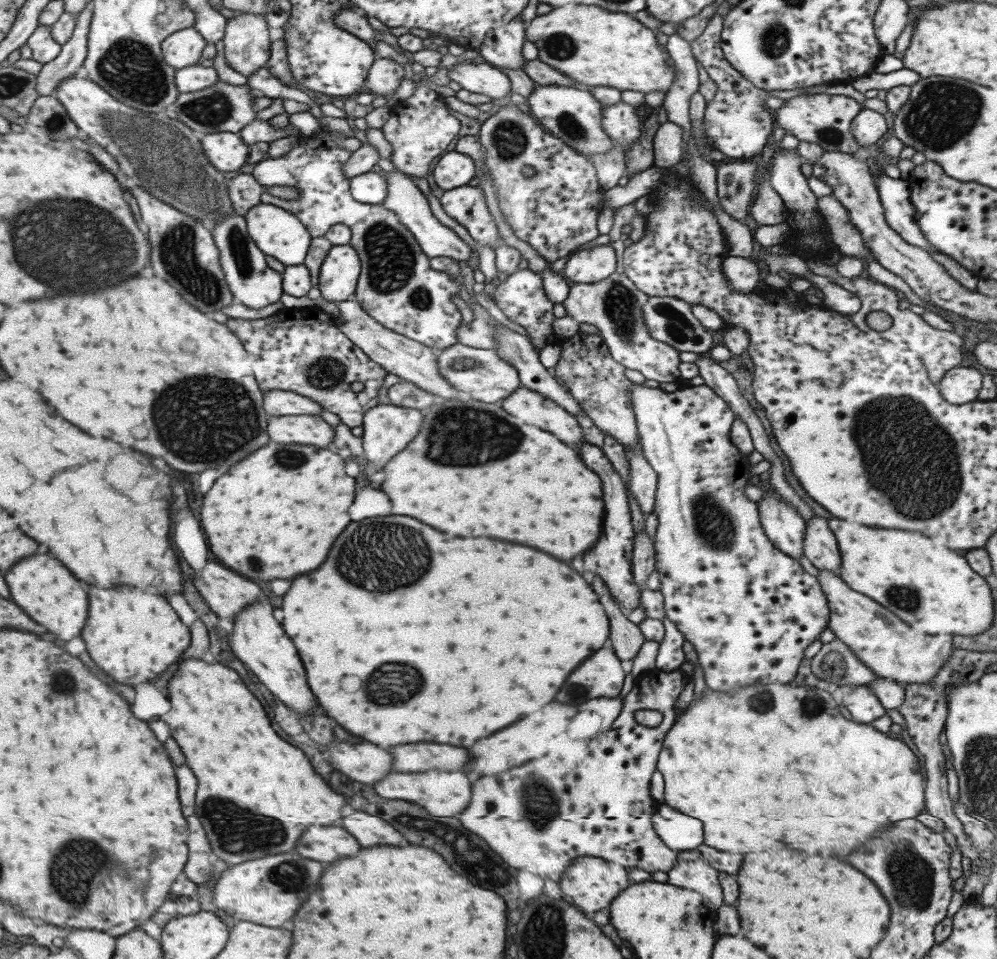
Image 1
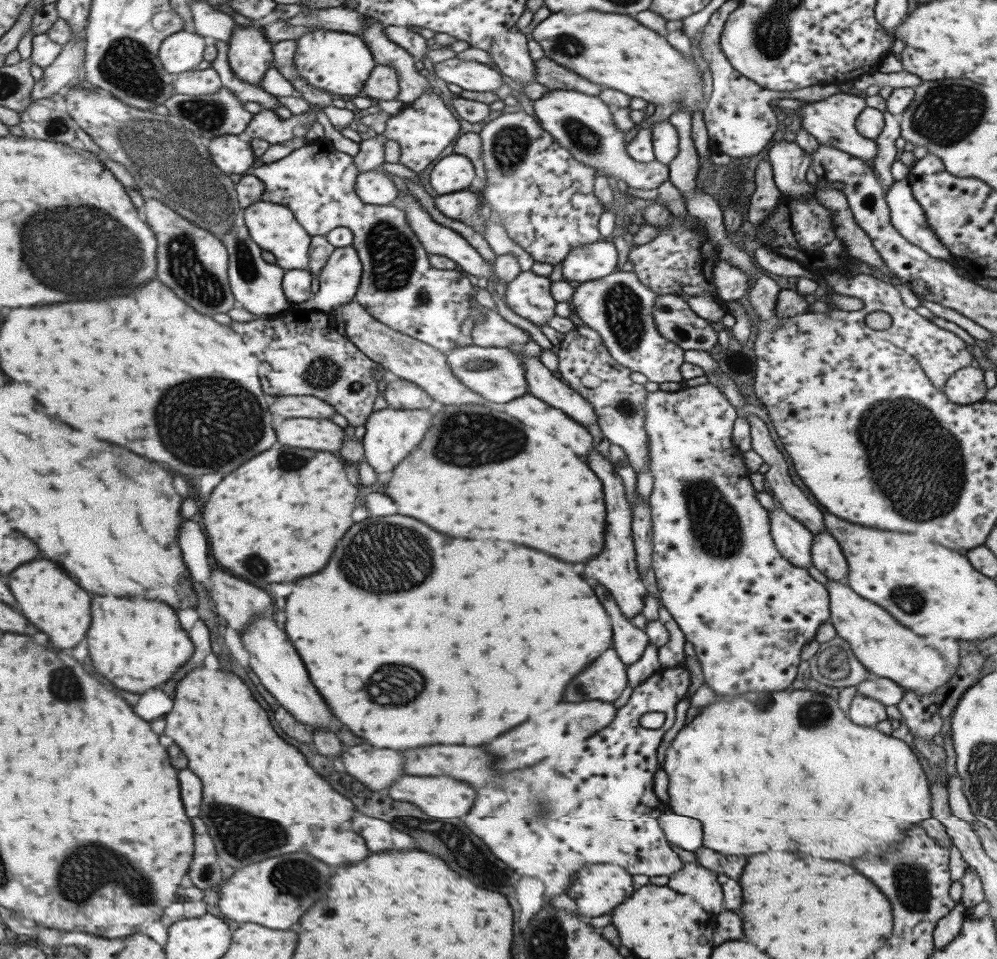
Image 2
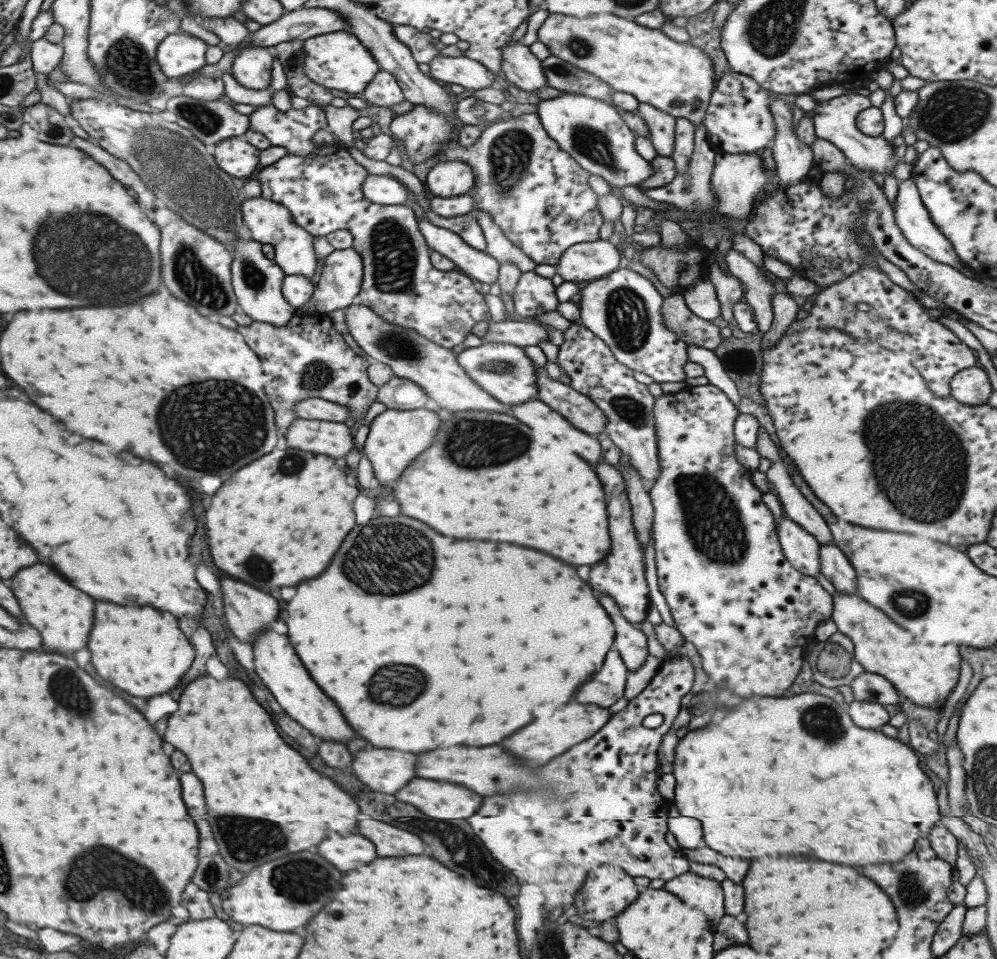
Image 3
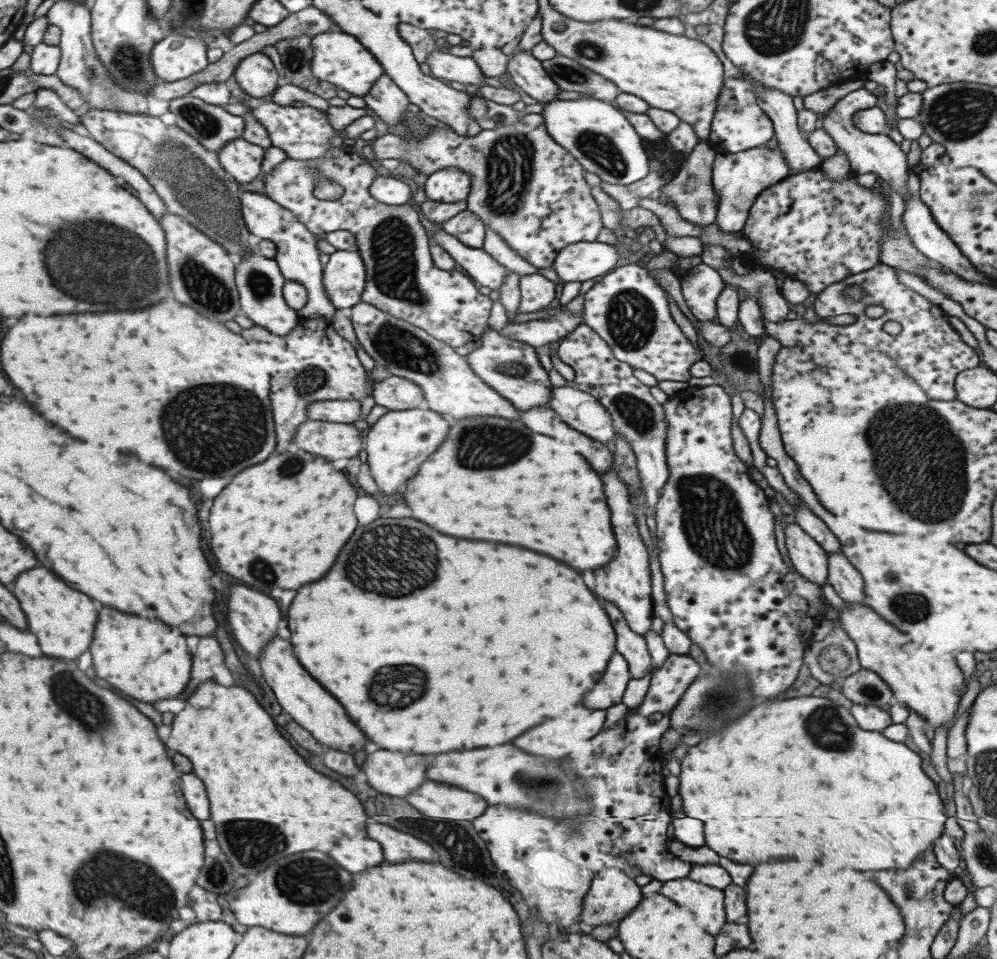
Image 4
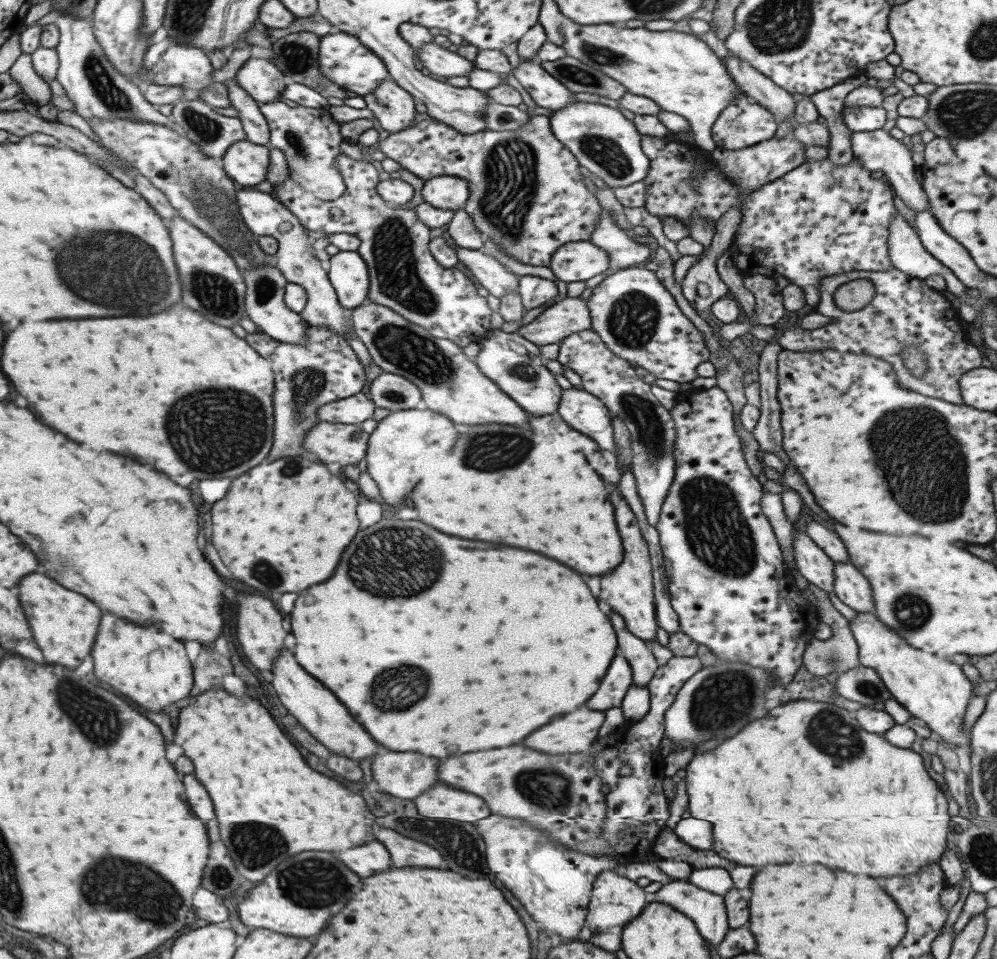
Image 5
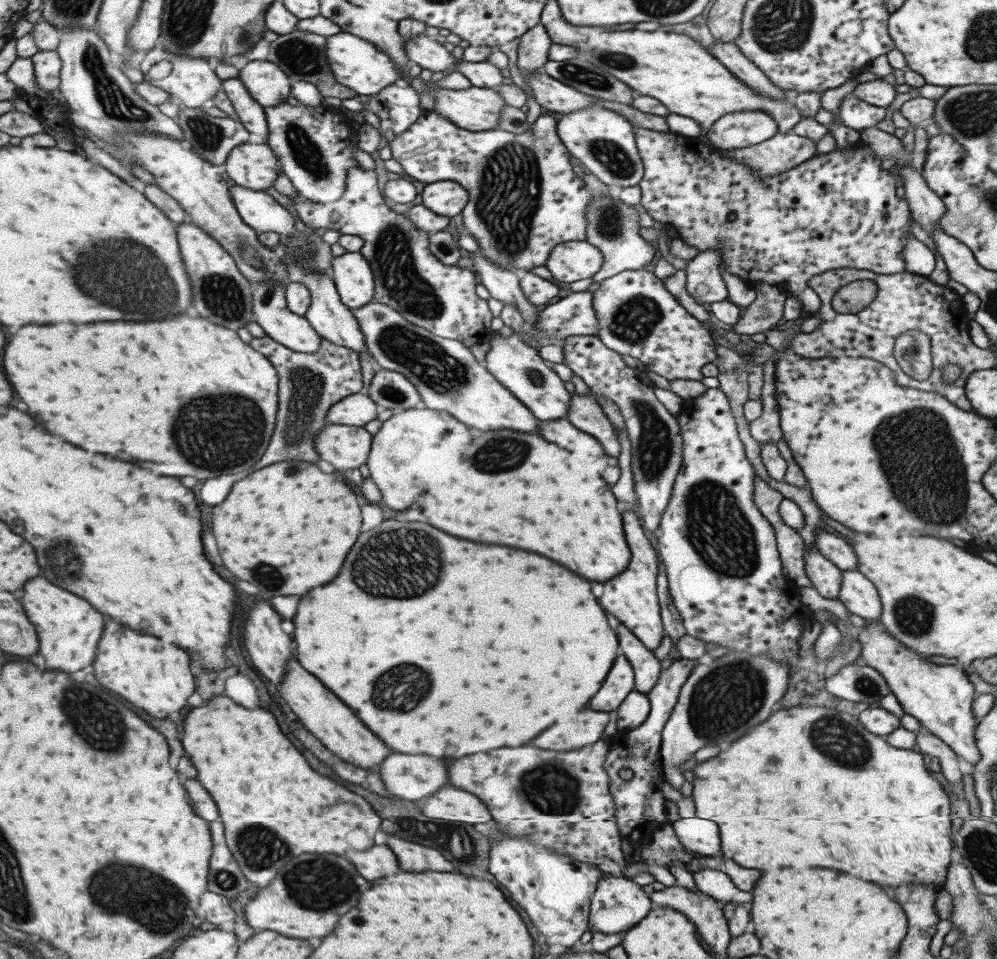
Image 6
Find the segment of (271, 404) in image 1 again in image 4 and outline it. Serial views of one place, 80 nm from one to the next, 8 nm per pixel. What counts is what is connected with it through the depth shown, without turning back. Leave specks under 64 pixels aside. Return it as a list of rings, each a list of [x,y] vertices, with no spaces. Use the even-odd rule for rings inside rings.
[[[323,401],[307,406],[306,415],[311,420],[351,424],[359,419],[359,401]]]

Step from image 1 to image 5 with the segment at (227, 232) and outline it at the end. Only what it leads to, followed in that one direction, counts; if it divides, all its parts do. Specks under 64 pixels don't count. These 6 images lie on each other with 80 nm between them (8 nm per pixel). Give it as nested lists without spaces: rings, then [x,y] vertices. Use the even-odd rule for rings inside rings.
[[[267,263],[263,265],[263,268],[247,270],[243,274],[245,281],[248,282],[246,311],[248,312],[248,317],[254,322],[258,330],[278,341],[304,345],[306,343],[305,330],[308,329],[309,324],[296,312],[289,310],[285,306],[284,286],[288,283],[282,274],[279,273],[279,270],[271,263]]]

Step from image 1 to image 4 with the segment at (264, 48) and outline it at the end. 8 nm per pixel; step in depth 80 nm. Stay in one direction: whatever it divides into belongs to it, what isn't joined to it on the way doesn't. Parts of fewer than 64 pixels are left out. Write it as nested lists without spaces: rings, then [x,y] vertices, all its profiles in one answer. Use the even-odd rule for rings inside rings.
[[[256,52],[242,61],[234,75],[235,82],[243,91],[253,96],[257,103],[267,100],[273,92],[271,88],[279,86],[279,74],[273,68],[269,56],[263,52]]]

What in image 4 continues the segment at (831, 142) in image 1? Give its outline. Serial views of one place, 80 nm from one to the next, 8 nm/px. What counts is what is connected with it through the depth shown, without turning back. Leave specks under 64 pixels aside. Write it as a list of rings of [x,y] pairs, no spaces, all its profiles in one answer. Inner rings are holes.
[[[864,88],[853,90],[842,96],[829,108],[824,115],[819,115],[820,126],[832,139],[834,145],[840,148],[847,157],[849,168],[852,172],[858,174],[867,174],[873,172],[877,177],[882,178],[890,185],[891,189],[902,196],[906,193],[906,178],[910,174],[909,167],[905,162],[905,155],[899,144],[887,138],[885,133],[867,134],[861,132],[853,123],[852,116],[854,112],[861,109],[871,108],[877,102],[876,96]]]

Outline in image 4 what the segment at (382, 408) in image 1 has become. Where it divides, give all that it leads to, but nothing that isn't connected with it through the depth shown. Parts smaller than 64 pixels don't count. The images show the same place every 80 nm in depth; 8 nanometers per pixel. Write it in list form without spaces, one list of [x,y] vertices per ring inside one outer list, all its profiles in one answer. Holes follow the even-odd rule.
[[[412,408],[390,410],[372,424],[365,437],[366,463],[377,488],[383,494],[393,494],[409,476],[413,476],[419,464],[441,444],[449,424],[437,411]]]

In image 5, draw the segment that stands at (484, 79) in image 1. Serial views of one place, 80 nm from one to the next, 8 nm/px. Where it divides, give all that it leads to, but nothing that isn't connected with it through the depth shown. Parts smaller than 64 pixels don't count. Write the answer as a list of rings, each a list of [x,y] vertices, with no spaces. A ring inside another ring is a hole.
[[[433,41],[426,42],[417,51],[417,58],[431,76],[442,76],[447,79],[451,76],[467,77],[471,73],[471,69],[473,69],[470,60],[461,58],[457,53],[439,47]]]

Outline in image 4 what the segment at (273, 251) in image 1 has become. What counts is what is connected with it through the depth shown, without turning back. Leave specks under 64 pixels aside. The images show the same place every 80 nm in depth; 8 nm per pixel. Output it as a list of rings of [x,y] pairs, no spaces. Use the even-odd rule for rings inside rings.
[[[249,191],[242,193],[242,217],[243,225],[248,232],[260,237],[262,240],[270,240],[276,248],[273,260],[284,281],[293,280],[305,287],[307,291],[306,303],[296,313],[299,317],[308,319],[323,319],[331,323],[331,317],[335,311],[329,303],[327,295],[322,289],[321,264],[317,262],[317,248],[313,236],[307,232],[304,224],[296,219],[296,216],[283,208],[276,201],[271,200],[266,194]]]

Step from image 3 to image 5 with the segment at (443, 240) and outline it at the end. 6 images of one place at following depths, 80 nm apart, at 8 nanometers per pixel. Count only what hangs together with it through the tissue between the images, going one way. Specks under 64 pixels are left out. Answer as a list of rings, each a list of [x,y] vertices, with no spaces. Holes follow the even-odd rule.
[[[455,245],[454,251],[460,266],[466,268],[469,276],[475,277],[491,296],[500,299],[509,294],[509,291],[517,290],[518,276],[483,250],[469,250]]]

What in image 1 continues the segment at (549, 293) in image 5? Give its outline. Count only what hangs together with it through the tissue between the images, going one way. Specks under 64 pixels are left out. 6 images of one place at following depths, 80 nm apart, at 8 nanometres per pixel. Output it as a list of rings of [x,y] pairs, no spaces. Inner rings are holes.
[[[517,270],[501,281],[498,286],[494,286],[493,303],[505,314],[507,320],[519,324],[527,332],[528,340],[534,348],[539,350],[545,345],[551,345],[560,341],[559,337],[553,333],[551,322],[553,322],[553,303],[545,297],[544,288],[541,285],[540,273],[531,270]]]

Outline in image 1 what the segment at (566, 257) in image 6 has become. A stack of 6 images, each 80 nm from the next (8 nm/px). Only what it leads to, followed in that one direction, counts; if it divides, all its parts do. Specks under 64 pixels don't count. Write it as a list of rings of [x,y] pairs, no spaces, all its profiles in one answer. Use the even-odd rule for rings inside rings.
[[[597,244],[571,252],[564,266],[563,278],[570,284],[592,284],[615,273],[617,260],[609,244]]]

